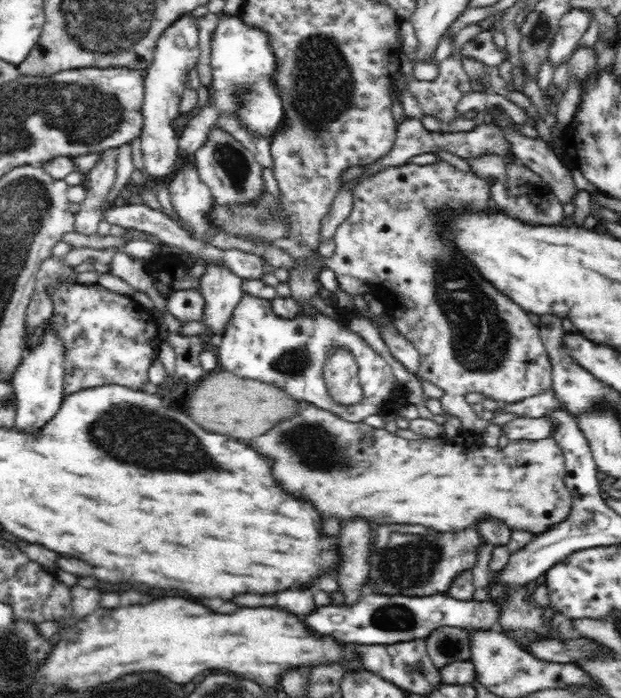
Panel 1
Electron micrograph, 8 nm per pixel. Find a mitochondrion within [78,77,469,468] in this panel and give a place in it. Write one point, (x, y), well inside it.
(233, 162)

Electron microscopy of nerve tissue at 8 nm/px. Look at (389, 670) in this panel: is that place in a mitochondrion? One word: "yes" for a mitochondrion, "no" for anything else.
no

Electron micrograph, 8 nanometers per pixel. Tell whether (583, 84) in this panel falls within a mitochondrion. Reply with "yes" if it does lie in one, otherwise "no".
no

